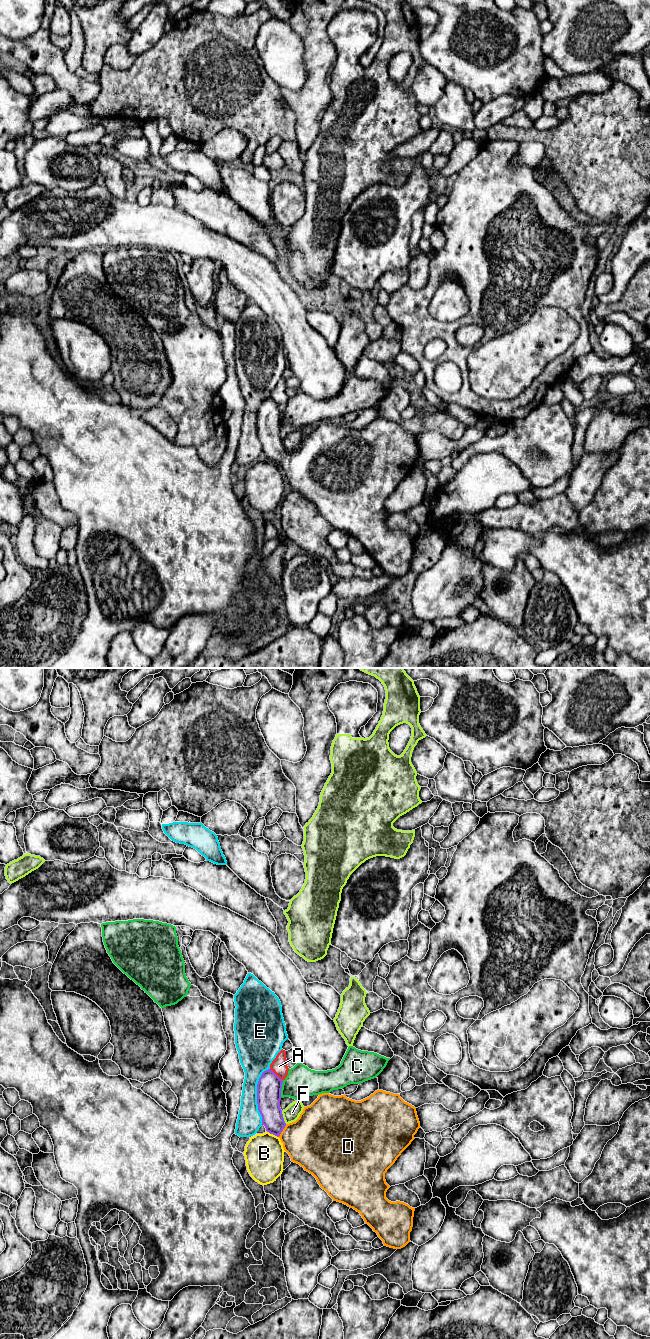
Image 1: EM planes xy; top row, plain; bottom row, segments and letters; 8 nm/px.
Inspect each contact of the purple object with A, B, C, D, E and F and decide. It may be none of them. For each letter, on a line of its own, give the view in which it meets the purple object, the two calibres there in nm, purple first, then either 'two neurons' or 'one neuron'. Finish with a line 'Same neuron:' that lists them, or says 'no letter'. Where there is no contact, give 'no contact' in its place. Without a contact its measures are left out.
A: xy | 200/130 nm | two neurons
B: xy | 180/320 nm | two neurons
C: xy | 200/260 nm | two neurons
D: xy | 180/420 nm | one neuron
E: xy | 200/200 nm | two neurons
F: xy | 190/120 nm | two neurons
Same neuron: D

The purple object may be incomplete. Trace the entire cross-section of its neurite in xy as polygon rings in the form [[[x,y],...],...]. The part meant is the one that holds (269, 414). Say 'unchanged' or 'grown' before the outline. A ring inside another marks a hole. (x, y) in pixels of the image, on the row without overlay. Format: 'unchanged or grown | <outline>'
grown | [[[270,397],[264,399],[259,406],[257,432],[266,459],[280,466],[291,489],[312,502],[333,529],[343,531],[359,540],[365,551],[383,569],[384,574],[394,577],[405,575],[410,570],[415,536],[404,530],[391,530],[386,526],[390,514],[386,511],[385,501],[415,467],[414,463],[420,456],[416,436],[405,430],[399,422],[383,418],[377,418],[361,429],[349,427],[345,422],[334,424],[322,421],[310,434],[304,435],[295,450],[286,452],[280,436],[282,412],[283,408]]]

